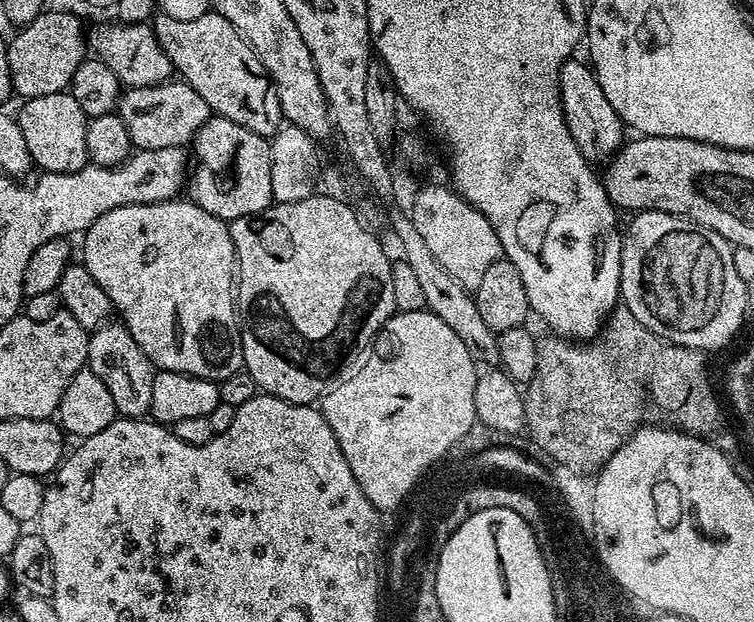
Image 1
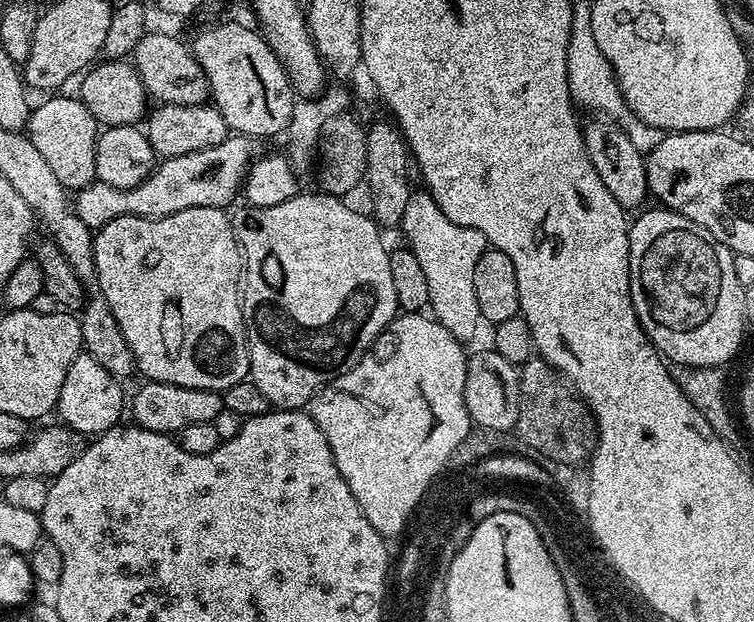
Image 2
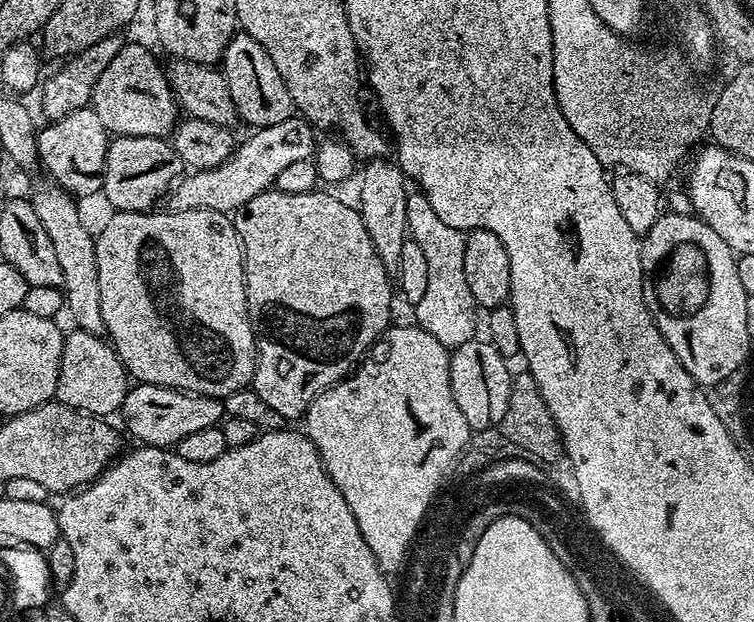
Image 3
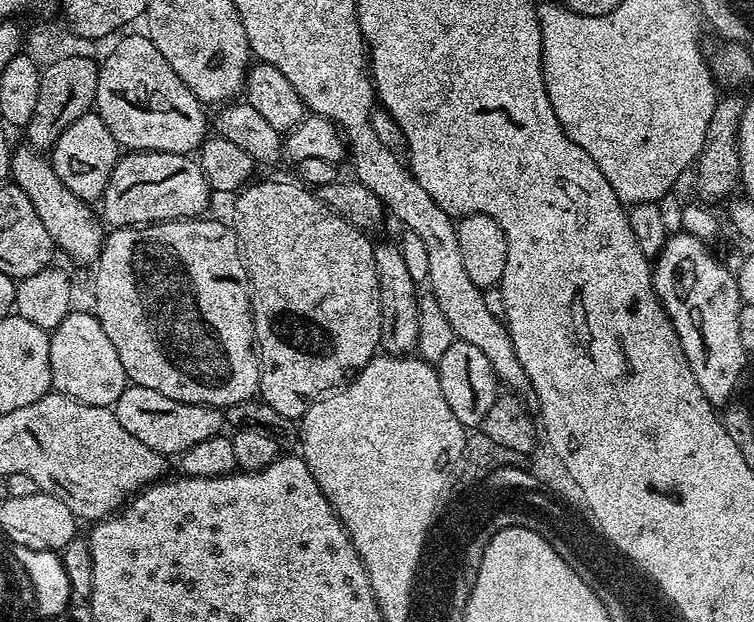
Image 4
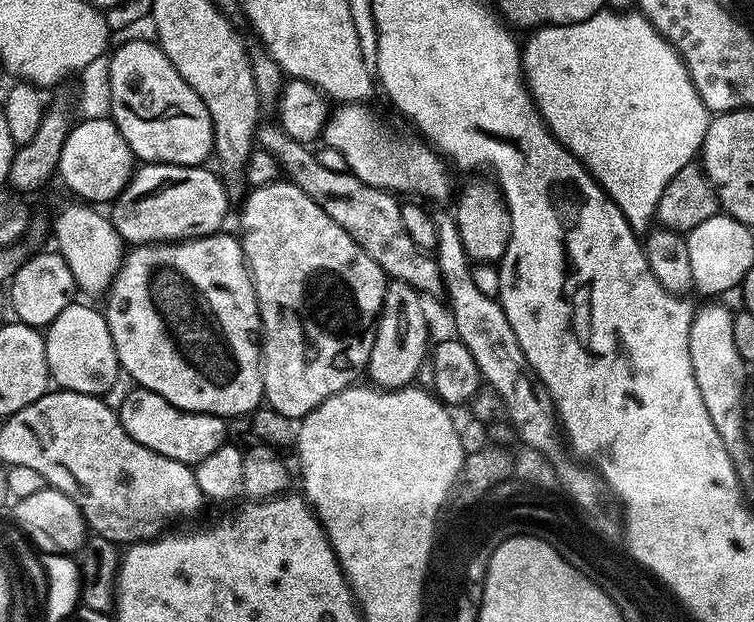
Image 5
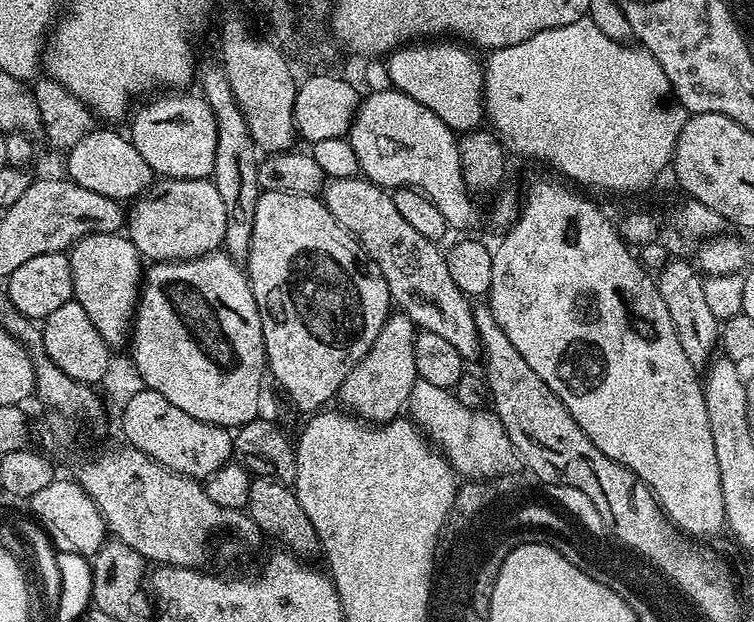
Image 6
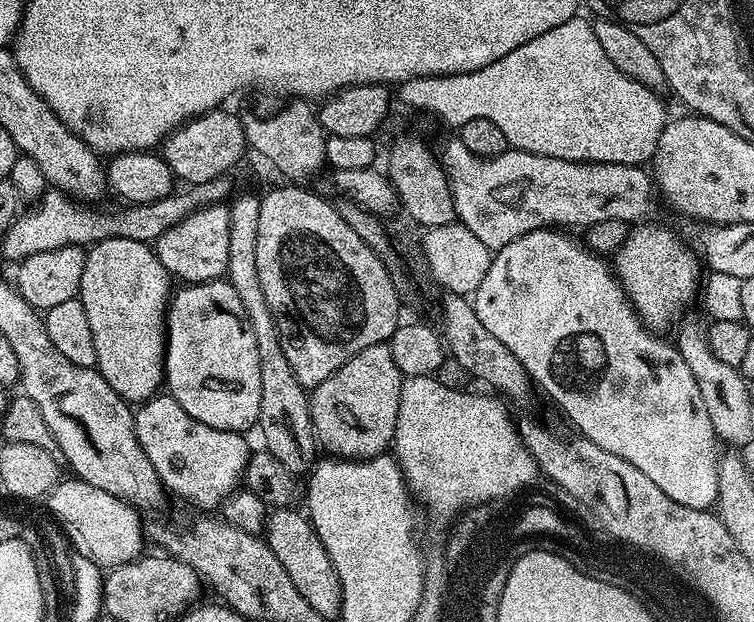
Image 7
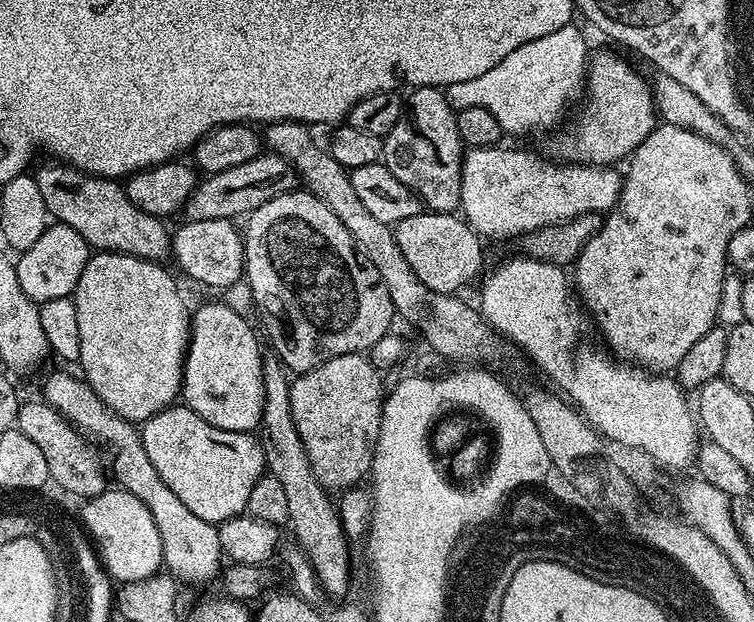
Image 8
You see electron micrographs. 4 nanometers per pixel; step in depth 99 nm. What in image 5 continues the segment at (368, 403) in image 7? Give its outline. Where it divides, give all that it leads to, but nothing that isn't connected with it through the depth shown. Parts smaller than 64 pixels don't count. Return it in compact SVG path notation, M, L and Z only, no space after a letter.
M392 280L385 287L380 319L374 325L374 346L370 350L366 369L367 379L373 385L389 390L411 385L419 366L429 359L428 316L424 313L424 304L420 299L421 293L404 281Z

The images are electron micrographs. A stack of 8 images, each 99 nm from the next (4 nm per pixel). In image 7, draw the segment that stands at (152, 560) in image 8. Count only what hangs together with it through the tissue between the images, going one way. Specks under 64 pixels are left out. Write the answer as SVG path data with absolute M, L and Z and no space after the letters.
M75 478L61 479L50 494L50 510L52 519L57 525L64 527L68 540L72 543L72 552L82 558L90 558L101 570L111 570L120 564L137 559L141 555L144 540L146 544L146 528L140 525L141 513L126 500L119 500L106 490L98 490L98 486L90 486L85 480Z

